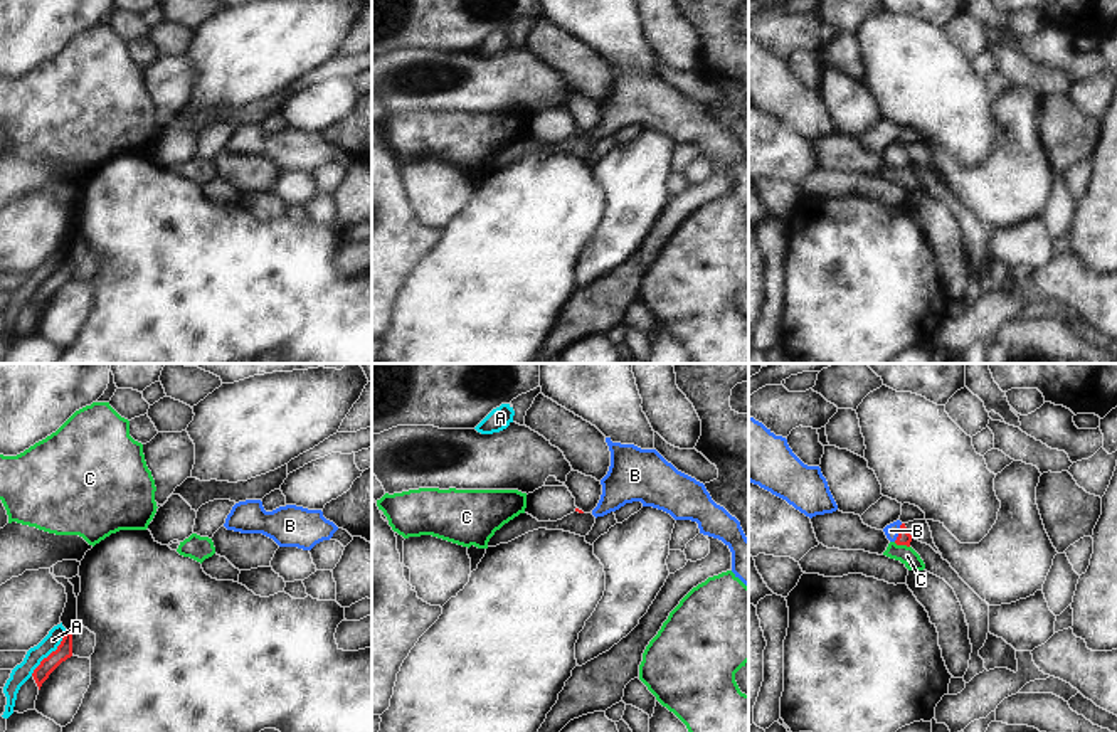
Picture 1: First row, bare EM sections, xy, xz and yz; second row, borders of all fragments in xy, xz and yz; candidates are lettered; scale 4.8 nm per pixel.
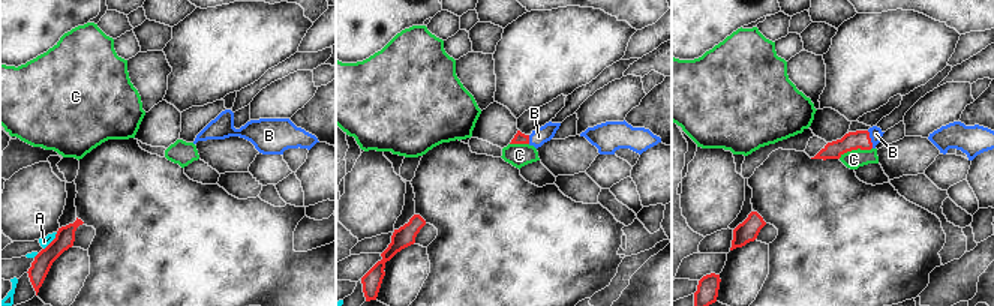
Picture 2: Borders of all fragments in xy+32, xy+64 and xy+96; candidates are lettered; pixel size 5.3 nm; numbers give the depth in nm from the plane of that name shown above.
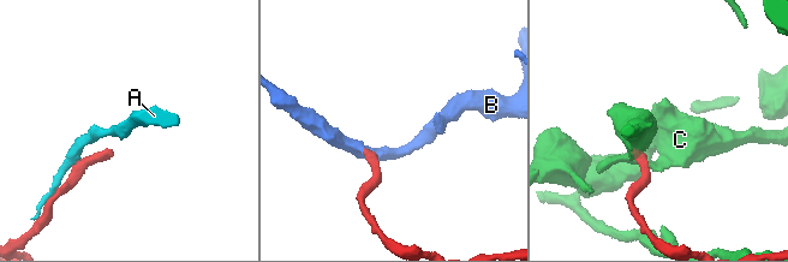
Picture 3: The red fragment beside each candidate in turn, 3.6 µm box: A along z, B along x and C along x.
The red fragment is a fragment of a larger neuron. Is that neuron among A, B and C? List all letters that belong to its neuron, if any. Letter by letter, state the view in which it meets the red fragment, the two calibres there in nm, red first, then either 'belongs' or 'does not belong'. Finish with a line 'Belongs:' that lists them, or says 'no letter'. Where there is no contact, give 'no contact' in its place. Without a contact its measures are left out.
A: meets red in xy; 80 nm thick on the red side, 90 nm on the other; does not belong
B: meets red in yz; 70 nm thick on the red side, 70 nm on the other; belongs
C: meets red in yz; 70 nm thick on the red side, 90 nm on the other; does not belong
Belongs: B

